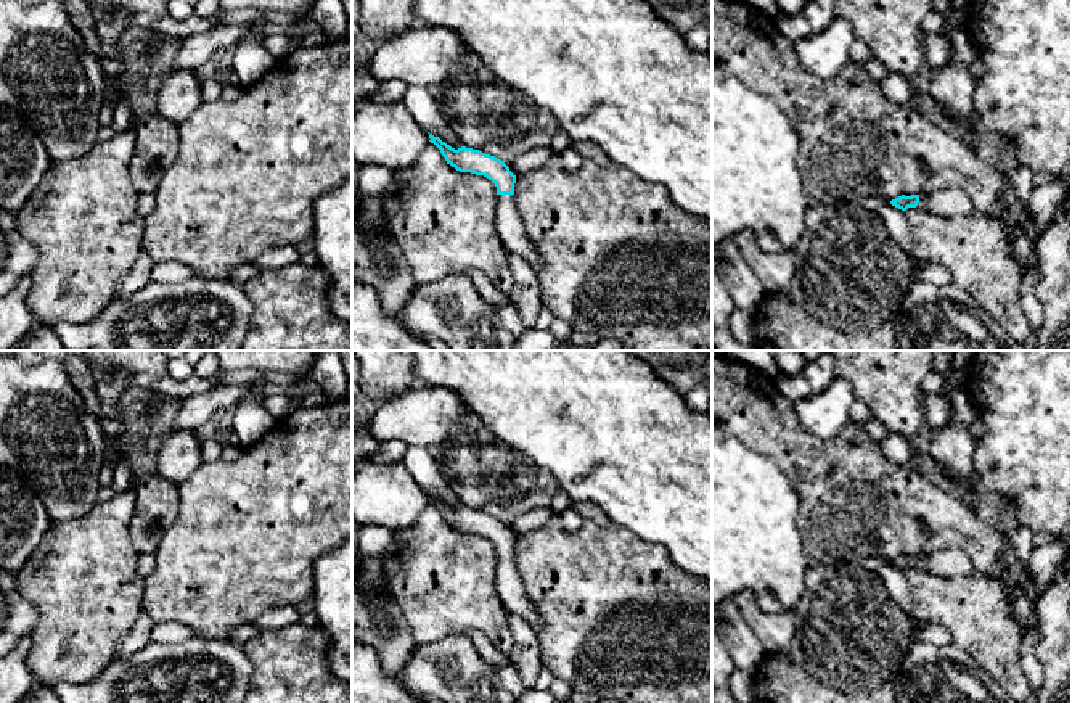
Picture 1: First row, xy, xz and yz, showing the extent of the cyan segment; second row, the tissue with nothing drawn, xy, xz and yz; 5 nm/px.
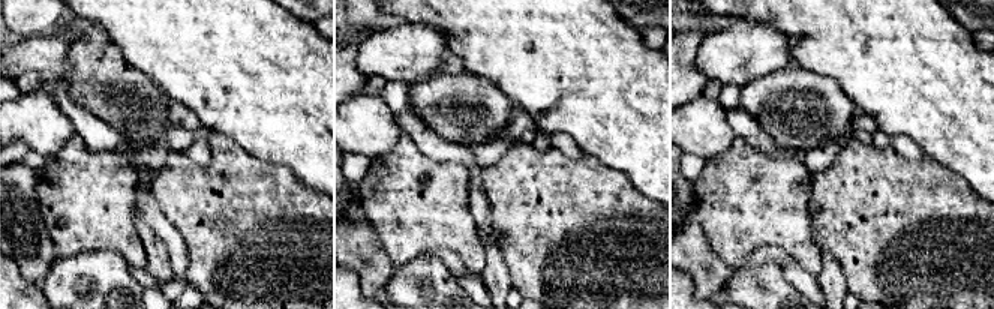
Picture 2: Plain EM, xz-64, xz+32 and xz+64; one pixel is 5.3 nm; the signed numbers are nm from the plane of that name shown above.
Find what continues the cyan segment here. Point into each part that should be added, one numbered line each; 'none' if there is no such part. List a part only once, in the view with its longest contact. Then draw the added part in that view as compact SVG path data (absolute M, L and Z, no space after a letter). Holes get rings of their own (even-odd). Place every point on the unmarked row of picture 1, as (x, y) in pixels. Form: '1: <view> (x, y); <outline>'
1: xz (510, 586); M513 555L497 557L497 590L506 611L524 618L535 631L543 627L540 613L526 597Z

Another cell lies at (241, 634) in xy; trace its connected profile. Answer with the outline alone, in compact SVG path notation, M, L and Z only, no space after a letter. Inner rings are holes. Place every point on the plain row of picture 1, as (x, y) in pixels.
M244 624L239 626L233 631L231 634L231 640L238 642L238 643L244 643L249 639L256 637L262 629L256 624Z

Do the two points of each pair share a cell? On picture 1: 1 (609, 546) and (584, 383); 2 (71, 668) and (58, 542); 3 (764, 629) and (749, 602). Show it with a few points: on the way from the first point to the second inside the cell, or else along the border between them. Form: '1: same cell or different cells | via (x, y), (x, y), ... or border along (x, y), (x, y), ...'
1: different cells | border along (614, 523), (648, 542)
2: same cell | via (71, 637), (71, 573)
3: same cell | via (761, 623), (749, 608)

